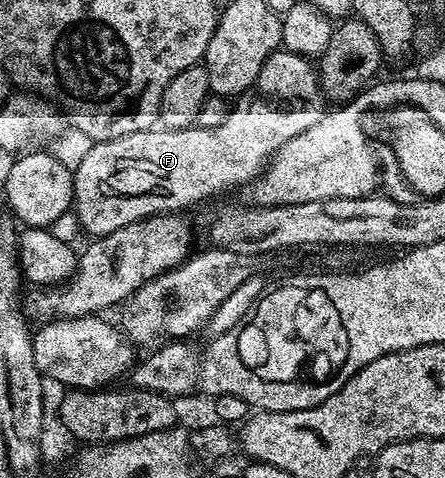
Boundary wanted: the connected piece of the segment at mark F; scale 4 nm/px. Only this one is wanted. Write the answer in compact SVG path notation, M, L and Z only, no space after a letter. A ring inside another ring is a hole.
M283 48L274 51L262 64L258 80L247 94L235 99L226 120L218 128L202 128L195 125L187 130L153 128L142 132L130 132L130 136L115 138L109 142L97 142L90 148L82 164L74 171L74 214L86 233L105 238L110 232L153 214L184 212L187 206L212 198L223 190L235 186L247 187L260 177L272 155L296 136L302 136L308 128L318 124L326 112L326 99L320 87L317 67L307 57L296 55Z

